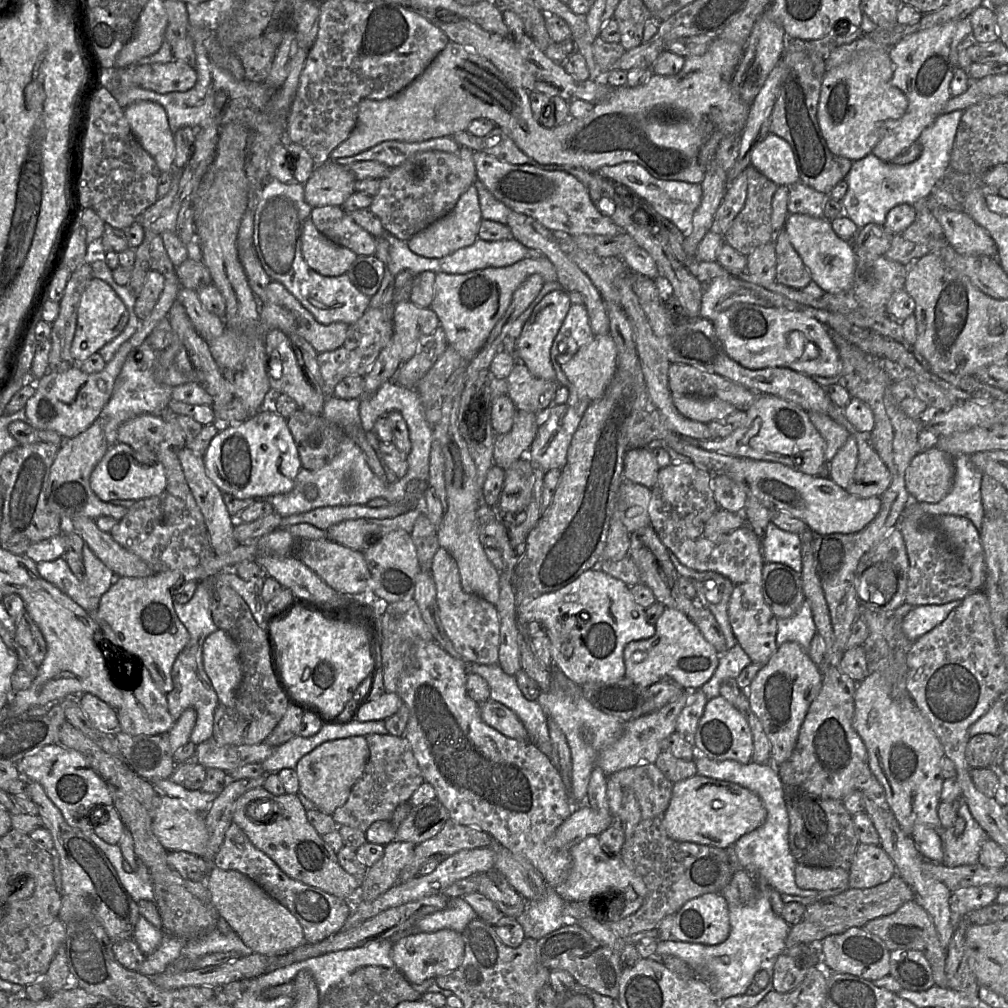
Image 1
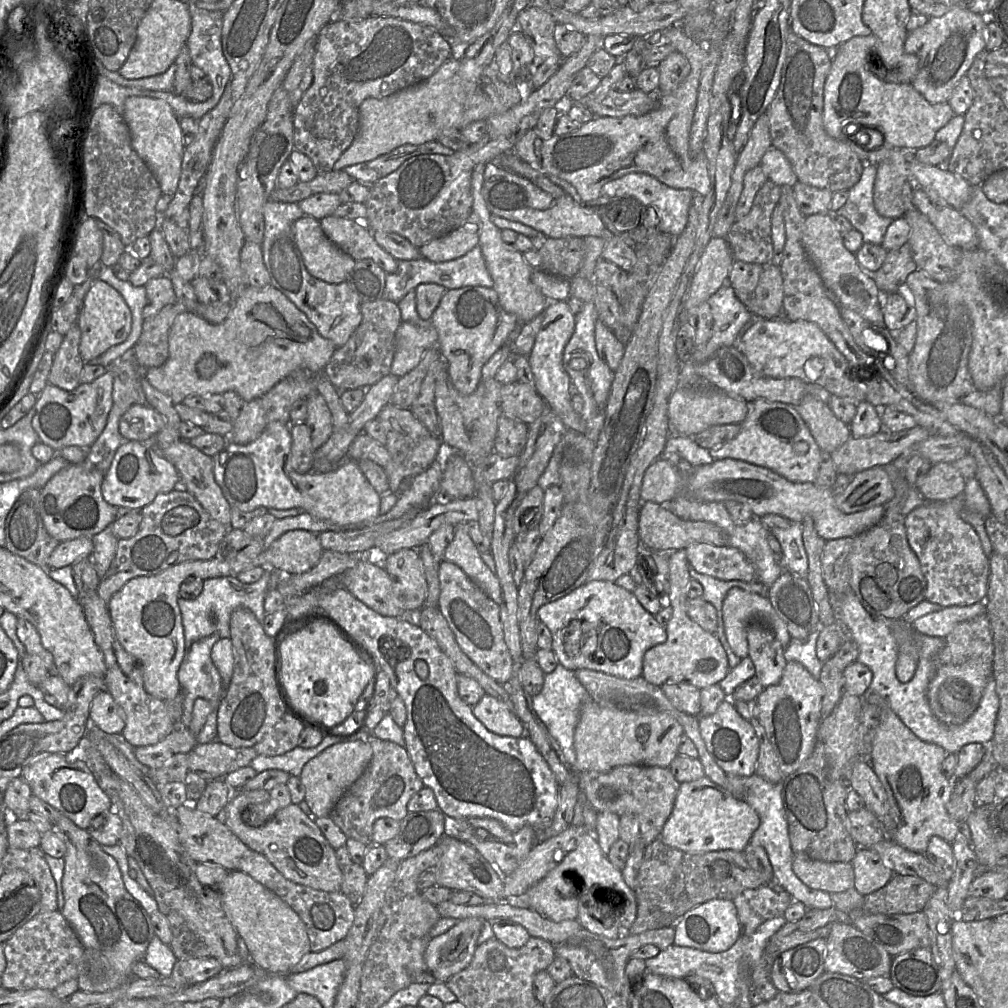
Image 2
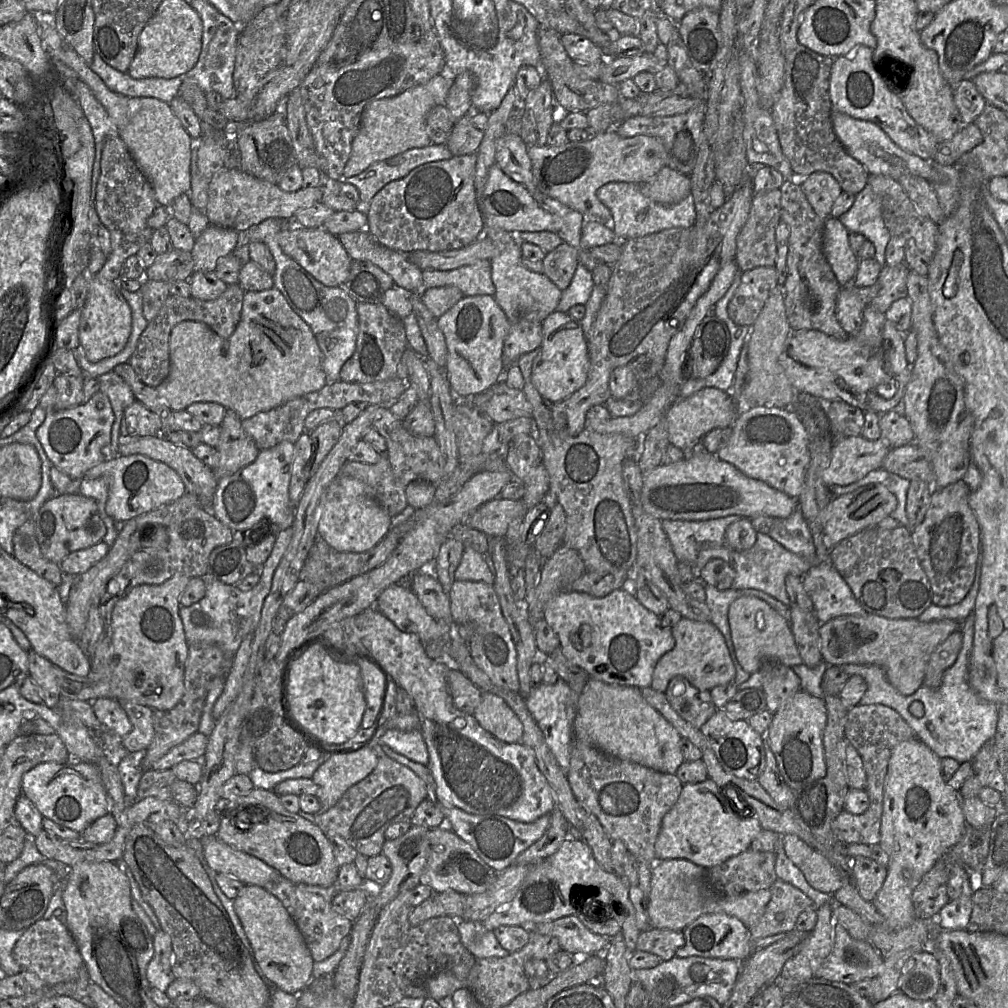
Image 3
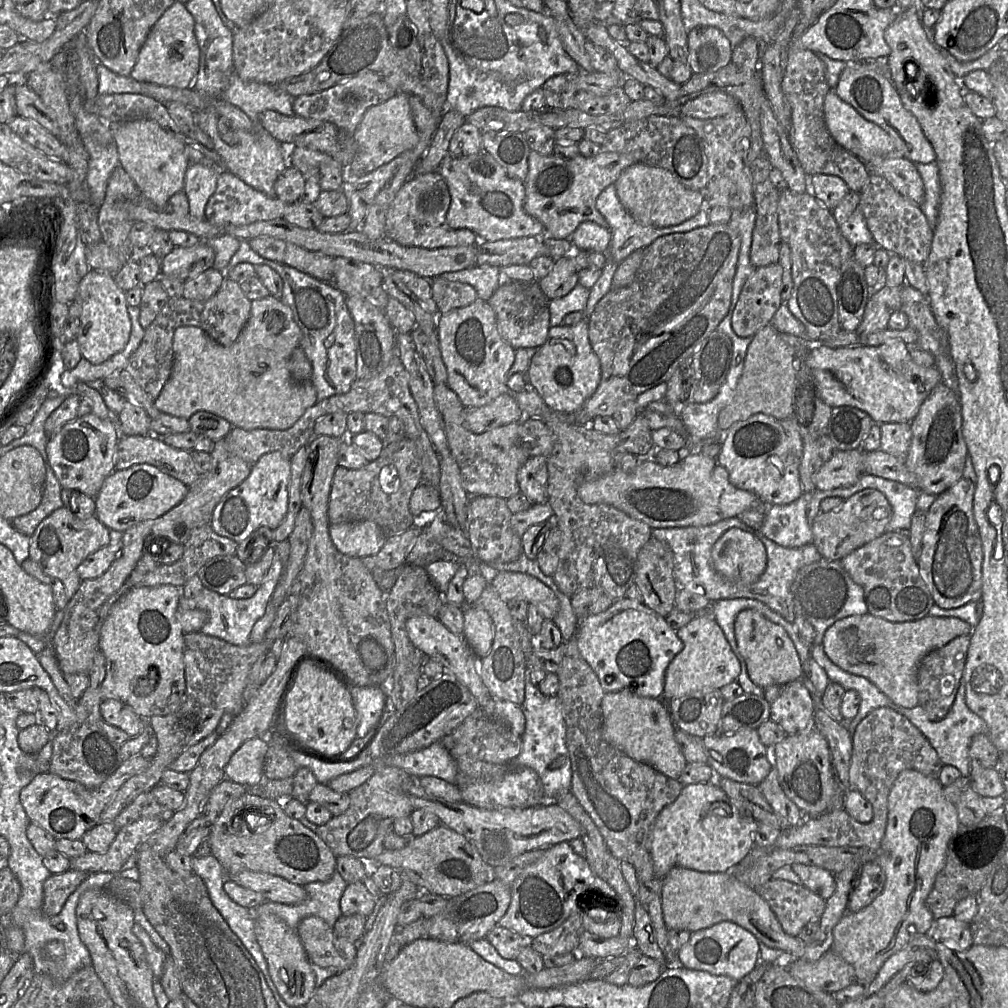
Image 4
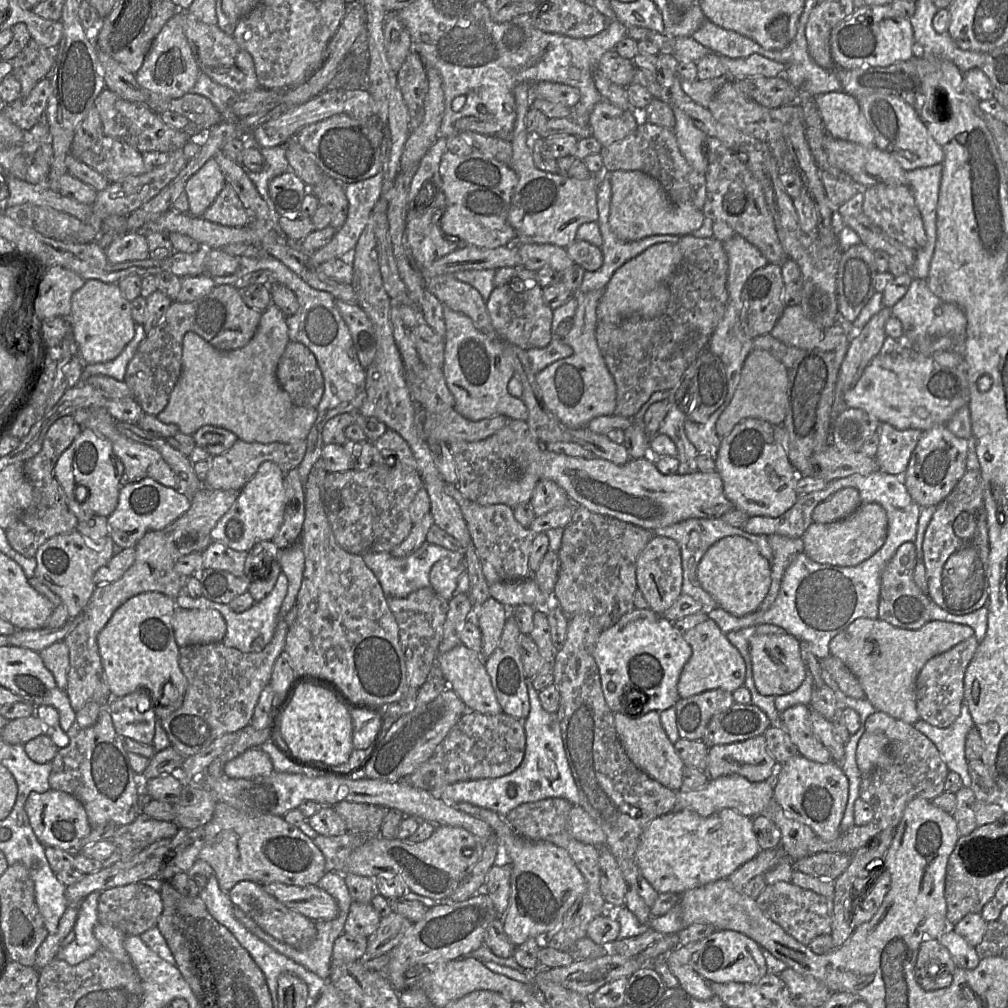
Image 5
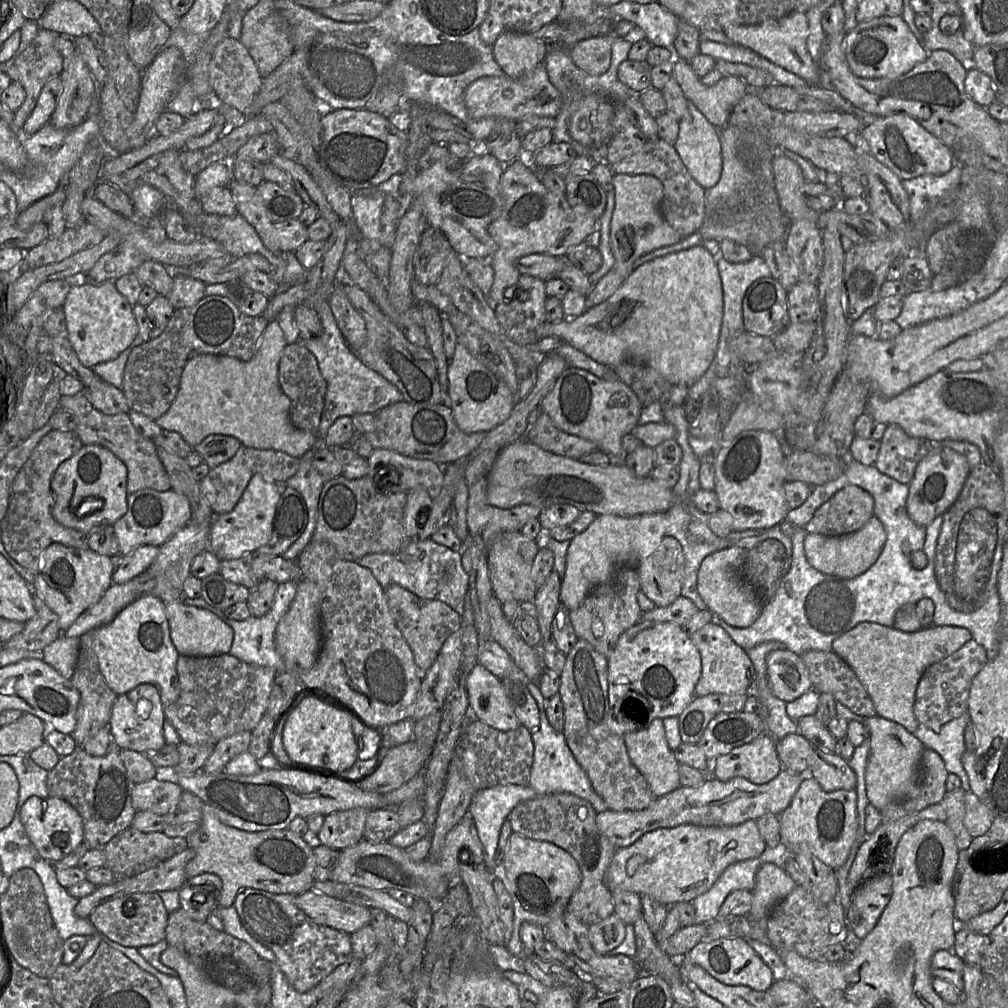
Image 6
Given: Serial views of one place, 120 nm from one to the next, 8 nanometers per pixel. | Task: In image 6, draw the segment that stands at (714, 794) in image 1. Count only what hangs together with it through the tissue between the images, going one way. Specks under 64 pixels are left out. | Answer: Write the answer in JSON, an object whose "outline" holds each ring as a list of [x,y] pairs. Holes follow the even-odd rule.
{"outline":[[[754,820],[736,826],[702,827],[683,824],[675,828],[659,828],[645,833],[632,845],[616,850],[607,870],[606,884],[610,891],[625,889],[638,895],[646,894],[667,907],[678,902],[692,903],[695,898],[708,892],[730,865],[758,858],[766,848]]]}

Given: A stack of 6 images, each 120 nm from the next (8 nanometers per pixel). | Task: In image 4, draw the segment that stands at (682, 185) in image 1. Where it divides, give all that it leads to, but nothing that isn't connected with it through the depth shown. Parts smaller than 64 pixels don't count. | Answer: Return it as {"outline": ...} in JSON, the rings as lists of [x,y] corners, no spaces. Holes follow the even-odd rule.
{"outline":[[[614,184],[609,185],[600,193],[596,200],[596,207],[608,222],[609,230],[612,236],[610,246],[606,251],[606,255],[611,257],[619,264],[624,261],[632,252],[644,249],[660,236],[672,233],[688,232],[699,227],[707,226],[710,223],[707,212],[708,208],[704,207],[694,217],[675,226],[658,228],[642,225],[638,223],[622,206],[620,200],[618,199]]]}

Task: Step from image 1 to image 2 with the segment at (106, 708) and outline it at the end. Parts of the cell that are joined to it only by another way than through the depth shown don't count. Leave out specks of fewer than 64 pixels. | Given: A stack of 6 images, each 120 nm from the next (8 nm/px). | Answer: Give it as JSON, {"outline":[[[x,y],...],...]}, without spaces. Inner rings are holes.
{"outline":[[[106,690],[94,697],[89,710],[89,720],[93,726],[108,734],[122,734],[125,727],[120,707]]]}

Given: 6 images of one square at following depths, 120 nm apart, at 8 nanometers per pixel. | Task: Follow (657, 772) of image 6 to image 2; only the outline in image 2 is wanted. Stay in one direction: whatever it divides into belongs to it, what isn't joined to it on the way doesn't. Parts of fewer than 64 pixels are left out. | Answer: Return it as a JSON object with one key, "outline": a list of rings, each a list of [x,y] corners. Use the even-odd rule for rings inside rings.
{"outline":[[[594,700],[582,709],[574,733],[576,753],[573,771],[606,772],[621,765],[643,765],[669,768],[678,755],[682,725],[669,713],[643,713],[603,707]]]}

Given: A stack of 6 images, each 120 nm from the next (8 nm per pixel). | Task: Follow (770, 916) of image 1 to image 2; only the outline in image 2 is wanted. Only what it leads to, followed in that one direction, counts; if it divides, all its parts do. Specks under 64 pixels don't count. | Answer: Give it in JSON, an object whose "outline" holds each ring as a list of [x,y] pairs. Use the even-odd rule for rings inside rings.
{"outline":[[[784,916],[767,920],[753,934],[741,934],[730,949],[720,953],[705,952],[673,944],[665,950],[661,950],[657,956],[645,960],[646,969],[649,973],[667,978],[686,979],[690,976],[704,978],[711,982],[718,1000],[723,1005],[733,1004],[736,1003],[739,996],[737,980],[744,969],[749,970],[752,986],[756,988],[759,983],[771,979],[772,966],[767,964],[764,950],[770,938],[786,923],[787,920]]]}

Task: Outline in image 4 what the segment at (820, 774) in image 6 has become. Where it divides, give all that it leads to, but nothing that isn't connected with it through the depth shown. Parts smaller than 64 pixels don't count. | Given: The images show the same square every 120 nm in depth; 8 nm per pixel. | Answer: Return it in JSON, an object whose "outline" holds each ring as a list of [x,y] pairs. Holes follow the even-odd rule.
{"outline":[[[798,679],[781,686],[781,693],[770,704],[770,719],[787,735],[796,735],[814,727],[815,711],[811,693]]]}

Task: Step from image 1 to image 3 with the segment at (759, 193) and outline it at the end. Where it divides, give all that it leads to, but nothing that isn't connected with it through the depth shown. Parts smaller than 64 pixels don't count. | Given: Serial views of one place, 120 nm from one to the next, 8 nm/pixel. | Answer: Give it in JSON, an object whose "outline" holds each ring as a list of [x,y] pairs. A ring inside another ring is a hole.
{"outline":[[[781,190],[754,195],[747,221],[736,239],[735,262],[740,272],[757,267],[772,267],[777,257],[776,228],[781,221]]]}

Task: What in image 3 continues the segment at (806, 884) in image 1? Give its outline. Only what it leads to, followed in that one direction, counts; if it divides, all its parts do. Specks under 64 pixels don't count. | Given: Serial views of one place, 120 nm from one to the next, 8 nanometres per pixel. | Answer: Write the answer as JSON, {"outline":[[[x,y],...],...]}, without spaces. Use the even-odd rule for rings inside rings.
{"outline":[[[794,834],[783,835],[788,858],[801,870],[814,889],[833,895],[843,885],[837,868],[822,854]]]}

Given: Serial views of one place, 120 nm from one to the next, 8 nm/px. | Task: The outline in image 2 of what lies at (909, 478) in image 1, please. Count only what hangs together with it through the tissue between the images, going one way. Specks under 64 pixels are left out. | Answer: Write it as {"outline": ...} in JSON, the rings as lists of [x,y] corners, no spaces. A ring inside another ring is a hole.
{"outline":[[[939,462],[918,478],[915,488],[927,501],[948,501],[963,494],[965,480],[952,463]]]}

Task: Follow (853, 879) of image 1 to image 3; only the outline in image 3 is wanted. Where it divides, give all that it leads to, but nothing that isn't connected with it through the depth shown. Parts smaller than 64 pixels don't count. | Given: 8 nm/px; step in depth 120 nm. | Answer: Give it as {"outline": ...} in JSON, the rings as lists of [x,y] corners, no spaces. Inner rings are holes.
{"outline":[[[863,856],[852,858],[851,865],[860,896],[872,901],[887,877],[887,867]]]}

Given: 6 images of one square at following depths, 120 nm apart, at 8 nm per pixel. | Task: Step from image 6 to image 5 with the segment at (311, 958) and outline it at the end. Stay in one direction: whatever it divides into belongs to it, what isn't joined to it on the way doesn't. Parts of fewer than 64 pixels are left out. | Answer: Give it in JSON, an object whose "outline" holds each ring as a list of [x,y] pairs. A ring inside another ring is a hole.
{"outline":[[[243,880],[238,882],[228,894],[234,906],[242,910],[264,932],[275,939],[302,950],[308,948],[316,939],[315,921],[287,908],[275,897],[268,894],[262,884]]]}

